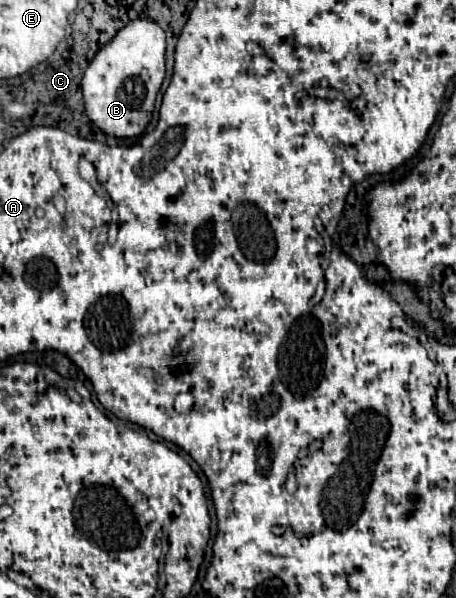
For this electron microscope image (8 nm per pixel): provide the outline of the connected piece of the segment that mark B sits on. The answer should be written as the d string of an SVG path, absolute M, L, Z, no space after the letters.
M135 20L105 44L85 70L81 88L85 114L107 136L133 138L147 128L165 78L165 32L153 20Z

